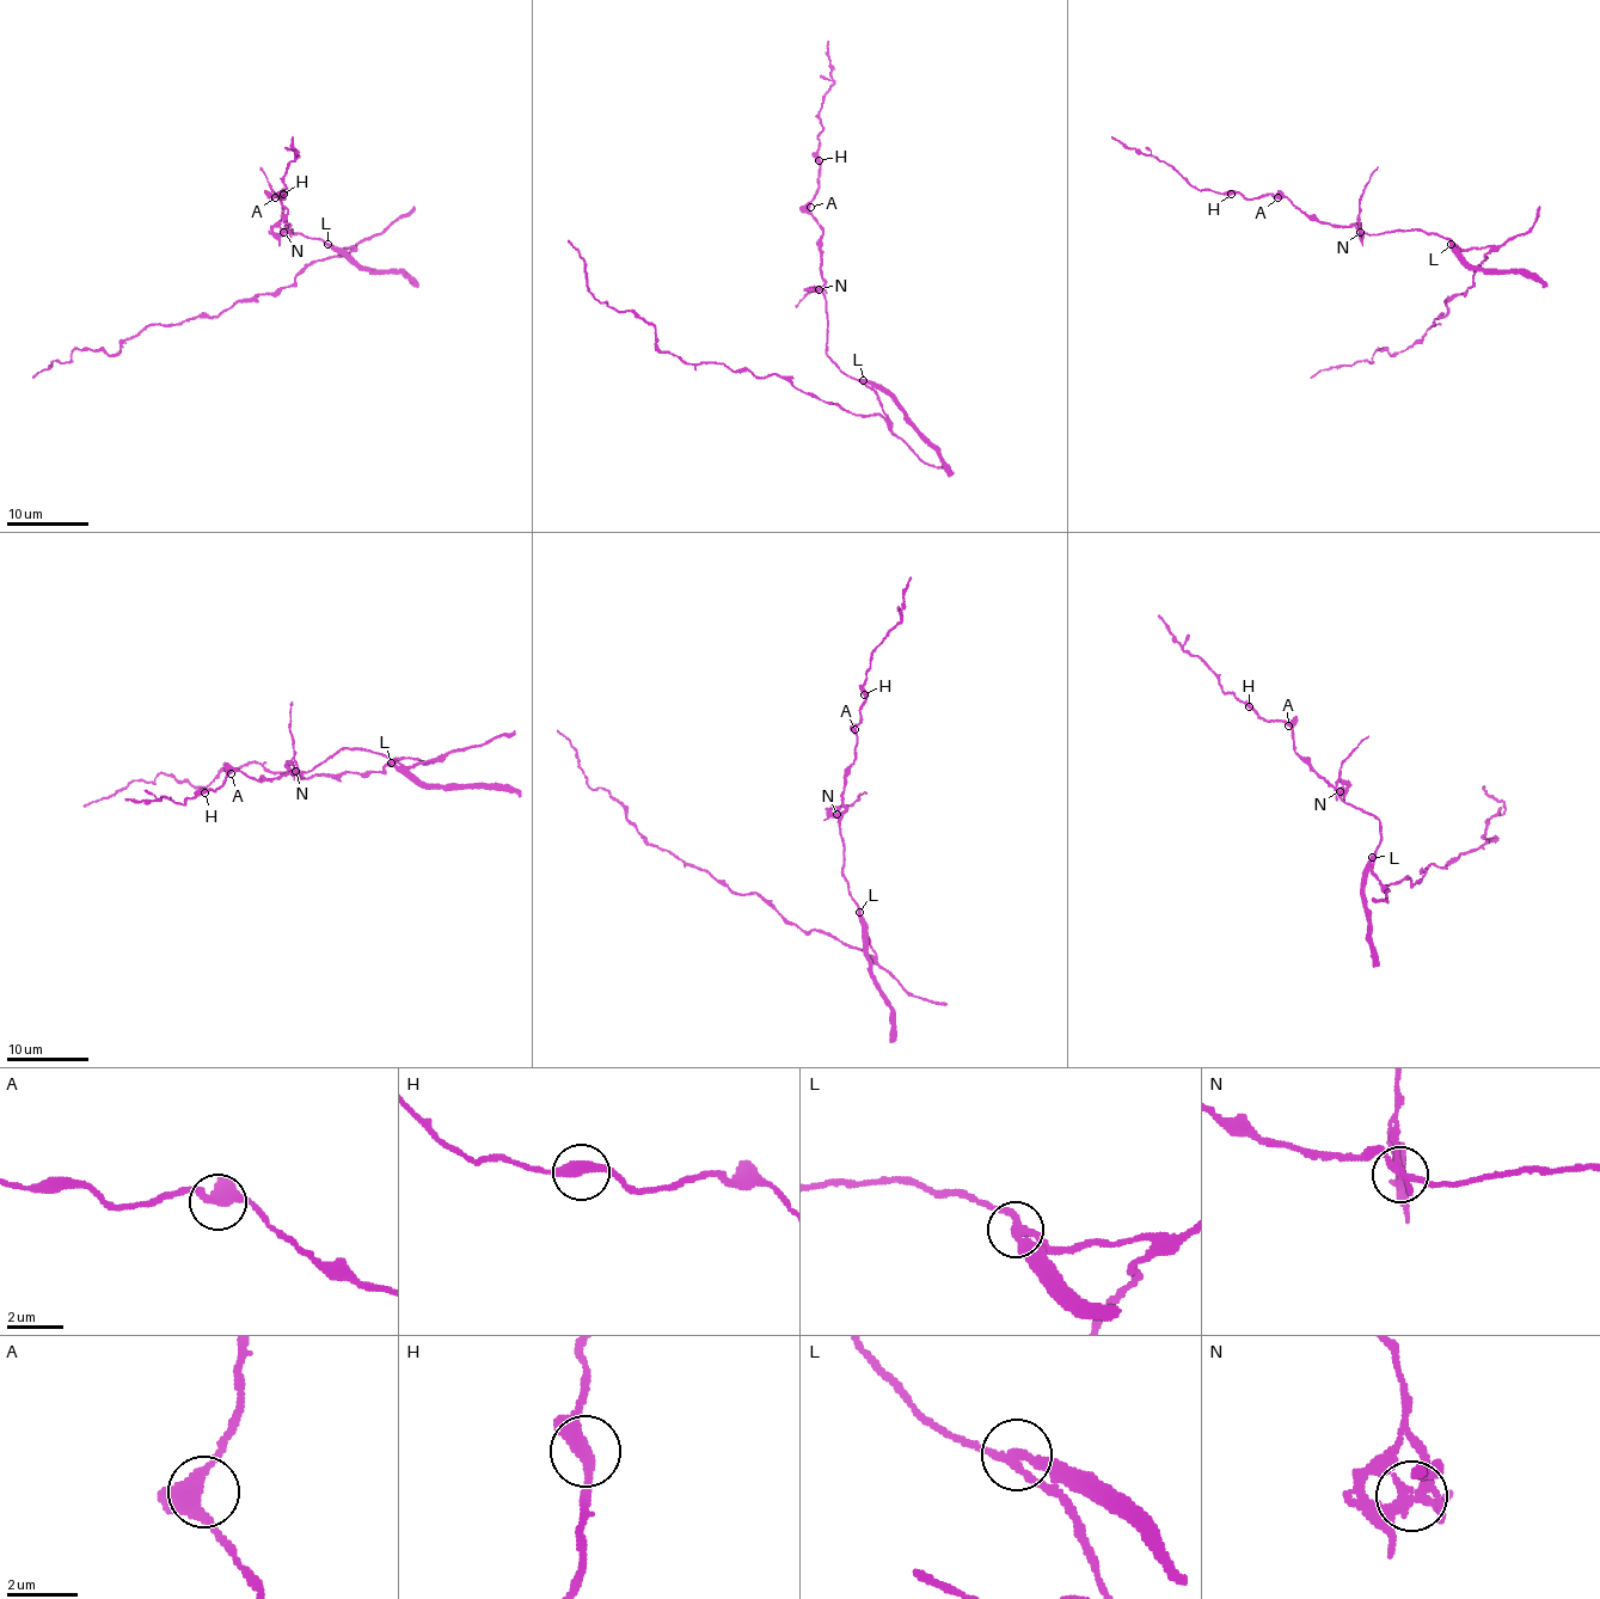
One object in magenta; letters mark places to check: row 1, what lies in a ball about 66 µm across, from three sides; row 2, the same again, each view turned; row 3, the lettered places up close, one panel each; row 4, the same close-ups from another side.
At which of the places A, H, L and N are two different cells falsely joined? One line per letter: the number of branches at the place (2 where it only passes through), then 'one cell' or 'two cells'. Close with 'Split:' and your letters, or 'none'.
A: 3 branches meet; one cell
H: 2 branches meet; one cell
L: 2 branches meet; two cells
N: 6 branches meet; two cells
Split: L, N

